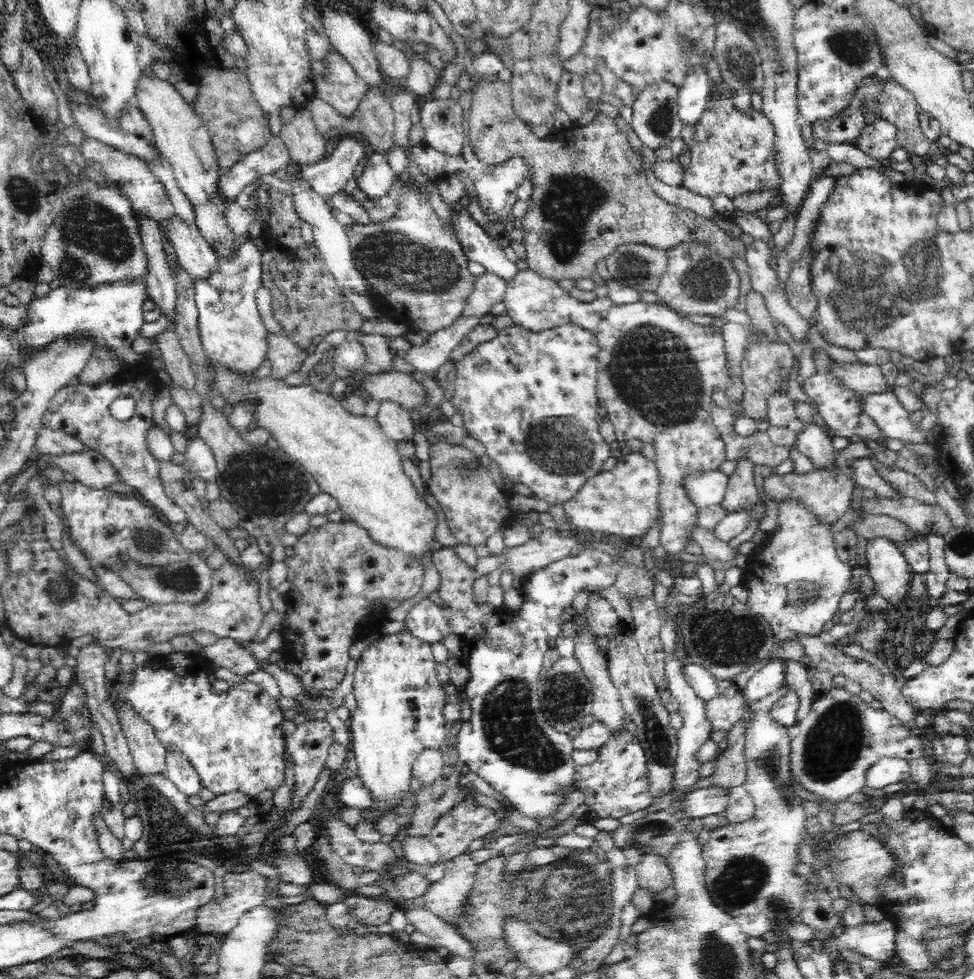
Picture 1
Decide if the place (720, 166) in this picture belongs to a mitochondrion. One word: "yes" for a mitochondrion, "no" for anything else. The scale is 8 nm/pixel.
no

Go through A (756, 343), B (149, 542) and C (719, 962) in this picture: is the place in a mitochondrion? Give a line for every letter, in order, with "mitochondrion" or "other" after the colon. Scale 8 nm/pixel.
A: other
B: mitochondrion
C: mitochondrion

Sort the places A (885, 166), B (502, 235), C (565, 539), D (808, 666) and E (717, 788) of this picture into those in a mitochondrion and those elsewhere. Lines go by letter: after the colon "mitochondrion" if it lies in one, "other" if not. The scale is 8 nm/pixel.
A: other
B: other
C: other
D: other
E: other

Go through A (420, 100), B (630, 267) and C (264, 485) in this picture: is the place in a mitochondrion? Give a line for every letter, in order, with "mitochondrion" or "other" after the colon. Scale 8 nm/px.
A: other
B: mitochondrion
C: mitochondrion

